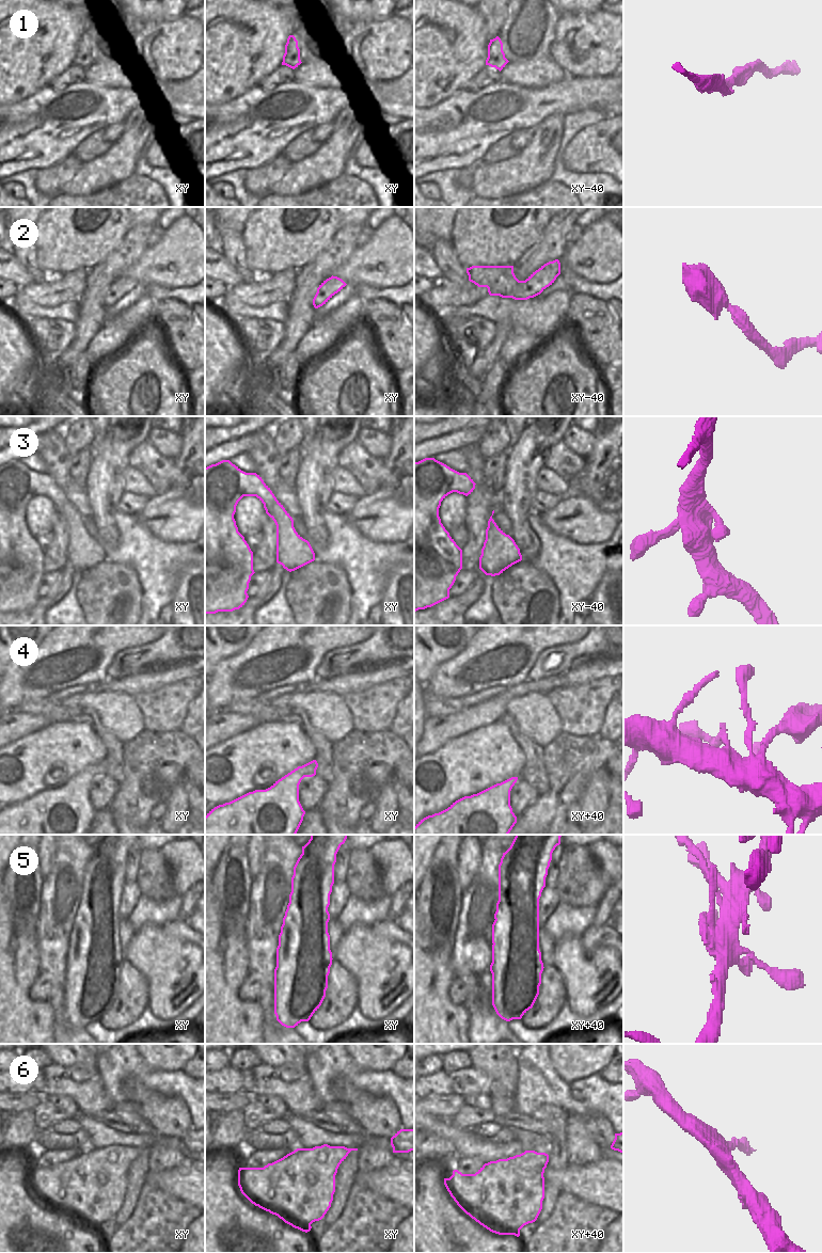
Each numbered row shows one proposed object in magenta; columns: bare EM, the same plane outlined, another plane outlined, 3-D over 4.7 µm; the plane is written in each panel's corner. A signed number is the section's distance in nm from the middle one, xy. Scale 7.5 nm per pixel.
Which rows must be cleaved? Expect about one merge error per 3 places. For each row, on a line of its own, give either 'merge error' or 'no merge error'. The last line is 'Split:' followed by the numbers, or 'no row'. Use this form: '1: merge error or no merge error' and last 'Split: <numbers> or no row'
1: no merge error
2: no merge error
3: no merge error
4: no merge error
5: merge error
6: no merge error
Split: 5

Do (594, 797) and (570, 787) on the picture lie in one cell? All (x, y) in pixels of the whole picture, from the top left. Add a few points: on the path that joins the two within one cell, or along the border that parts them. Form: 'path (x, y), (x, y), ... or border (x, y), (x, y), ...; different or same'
border (597, 771), (589, 778), (580, 797); different

